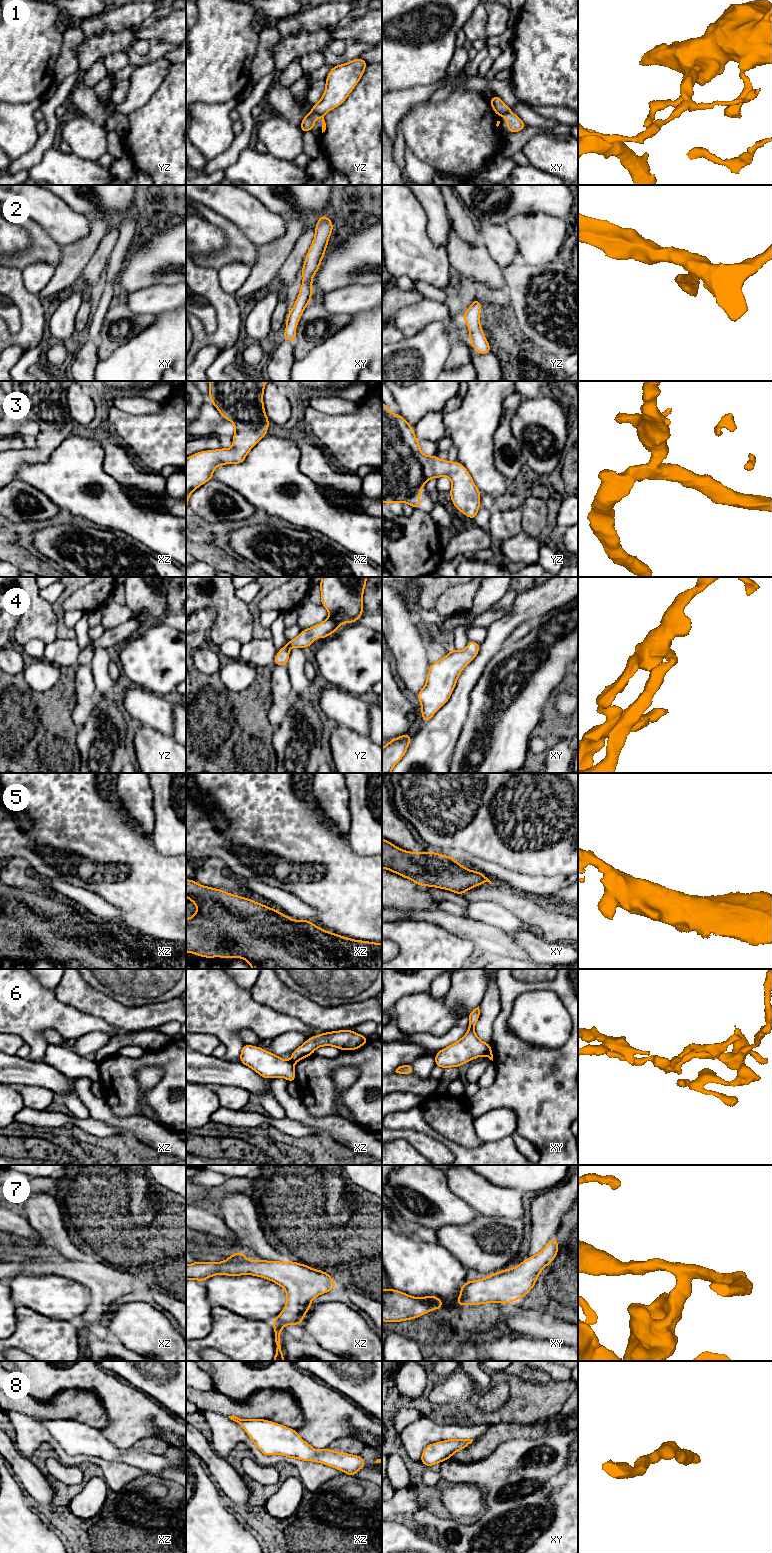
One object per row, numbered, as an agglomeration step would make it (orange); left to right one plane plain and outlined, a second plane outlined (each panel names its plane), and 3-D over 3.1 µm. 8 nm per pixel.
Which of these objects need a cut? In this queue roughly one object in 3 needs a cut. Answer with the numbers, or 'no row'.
1, 6

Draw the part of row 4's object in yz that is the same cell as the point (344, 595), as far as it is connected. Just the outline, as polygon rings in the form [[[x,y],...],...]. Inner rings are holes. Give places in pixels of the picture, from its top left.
[[[322,577],[320,582],[321,605],[326,607],[329,618],[313,627],[302,630],[293,640],[289,640],[287,645],[282,647],[274,658],[273,665],[287,666],[289,660],[289,649],[292,647],[303,649],[313,645],[314,638],[326,638],[334,633],[340,626],[346,623],[357,622],[363,615],[363,591],[366,586],[367,577]]]

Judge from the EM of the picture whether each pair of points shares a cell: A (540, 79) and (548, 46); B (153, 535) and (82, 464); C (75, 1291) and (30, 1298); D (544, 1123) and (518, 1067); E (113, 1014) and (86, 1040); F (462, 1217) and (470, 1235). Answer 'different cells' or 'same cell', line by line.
A: same cell
B: same cell
C: same cell
D: same cell
E: different cells
F: different cells

